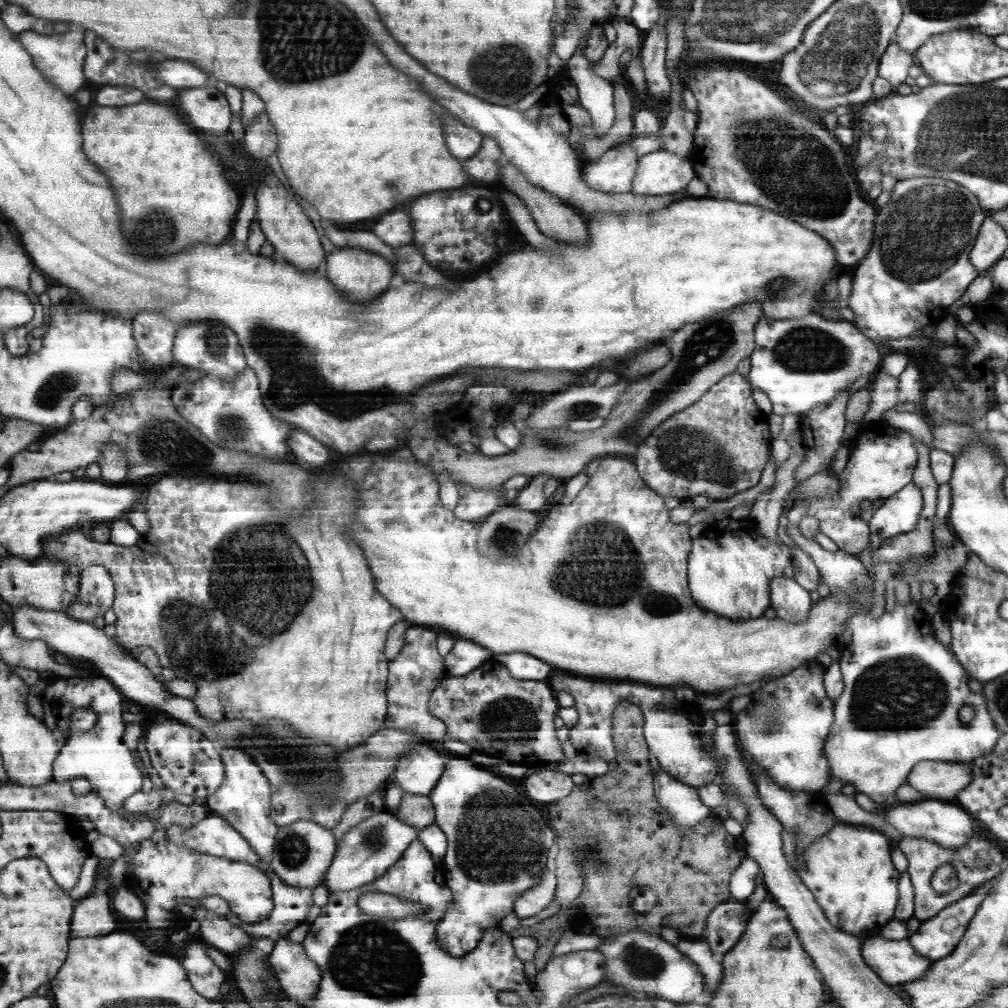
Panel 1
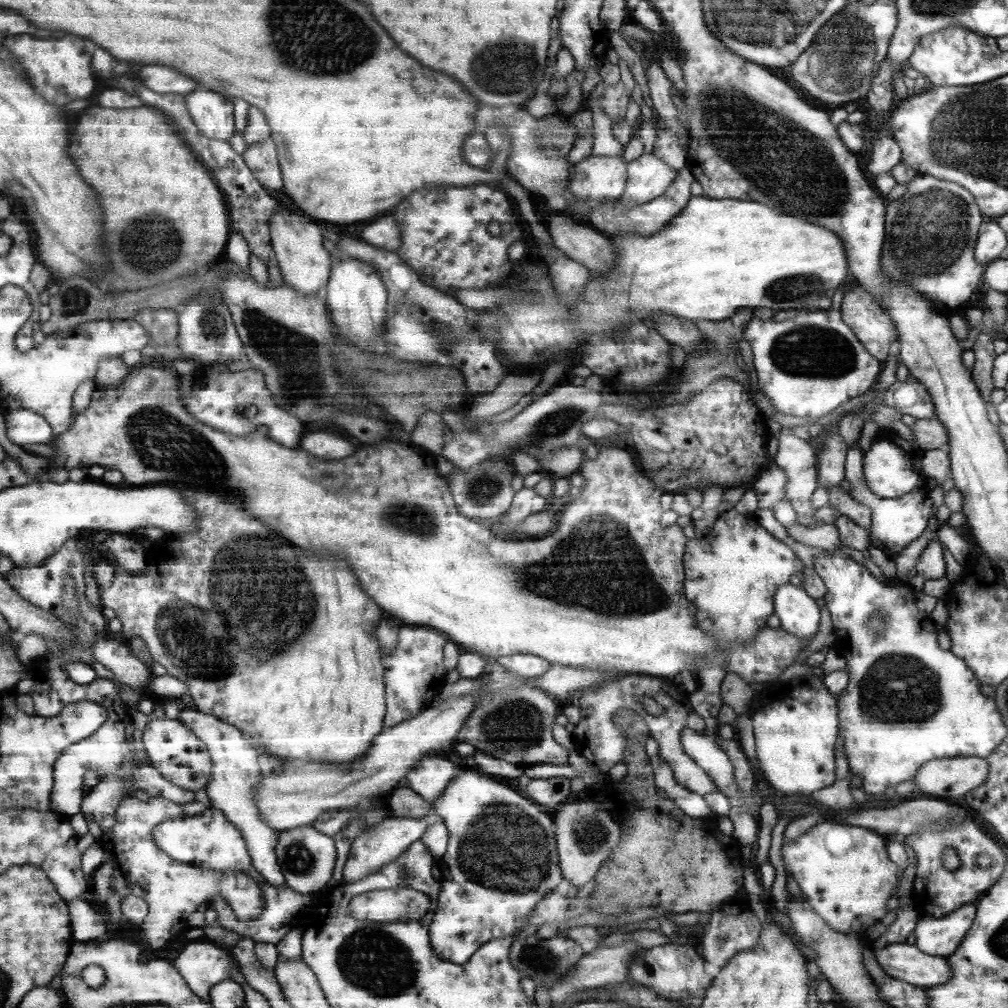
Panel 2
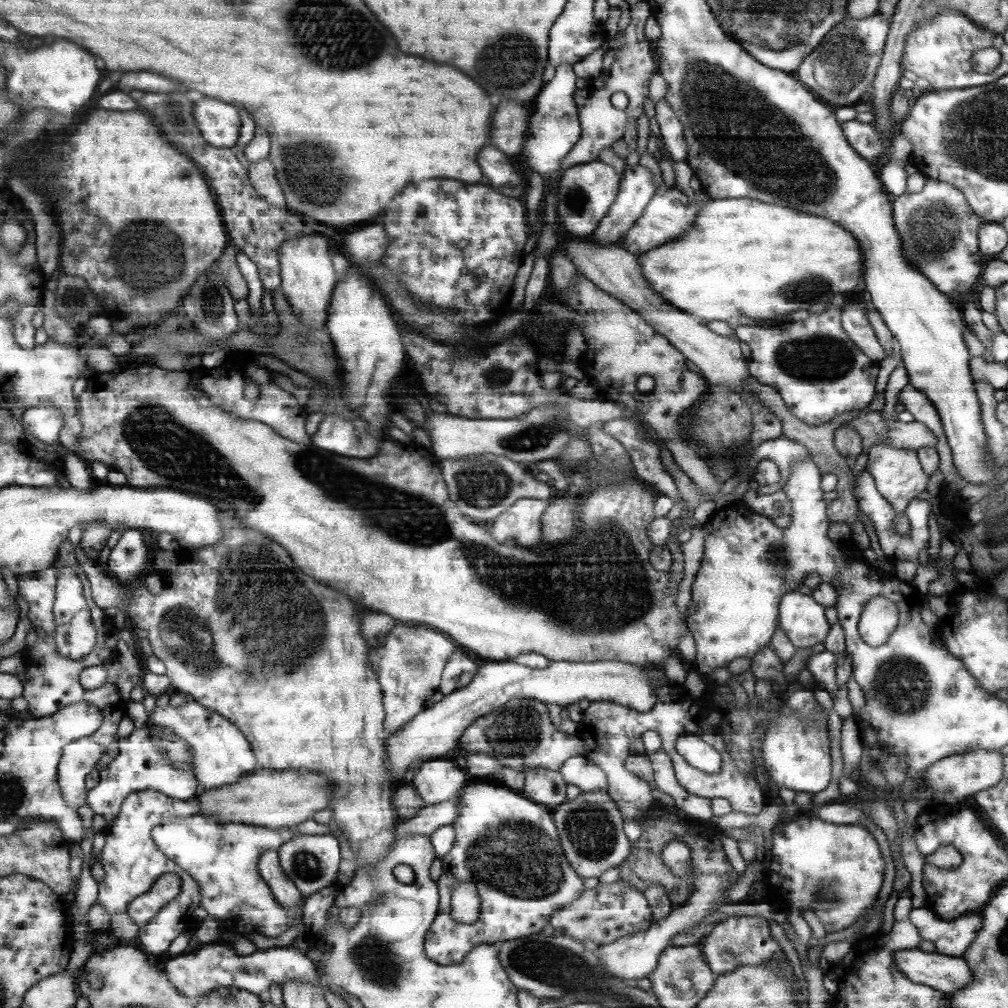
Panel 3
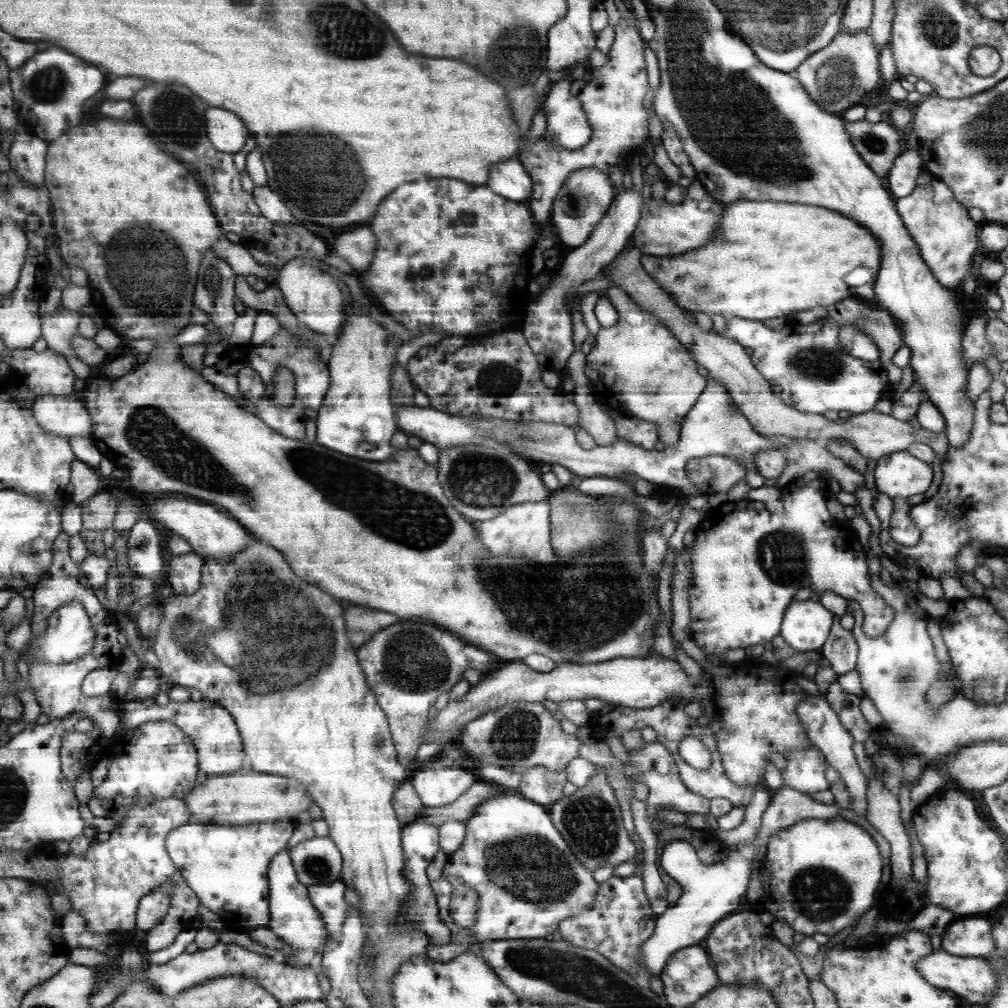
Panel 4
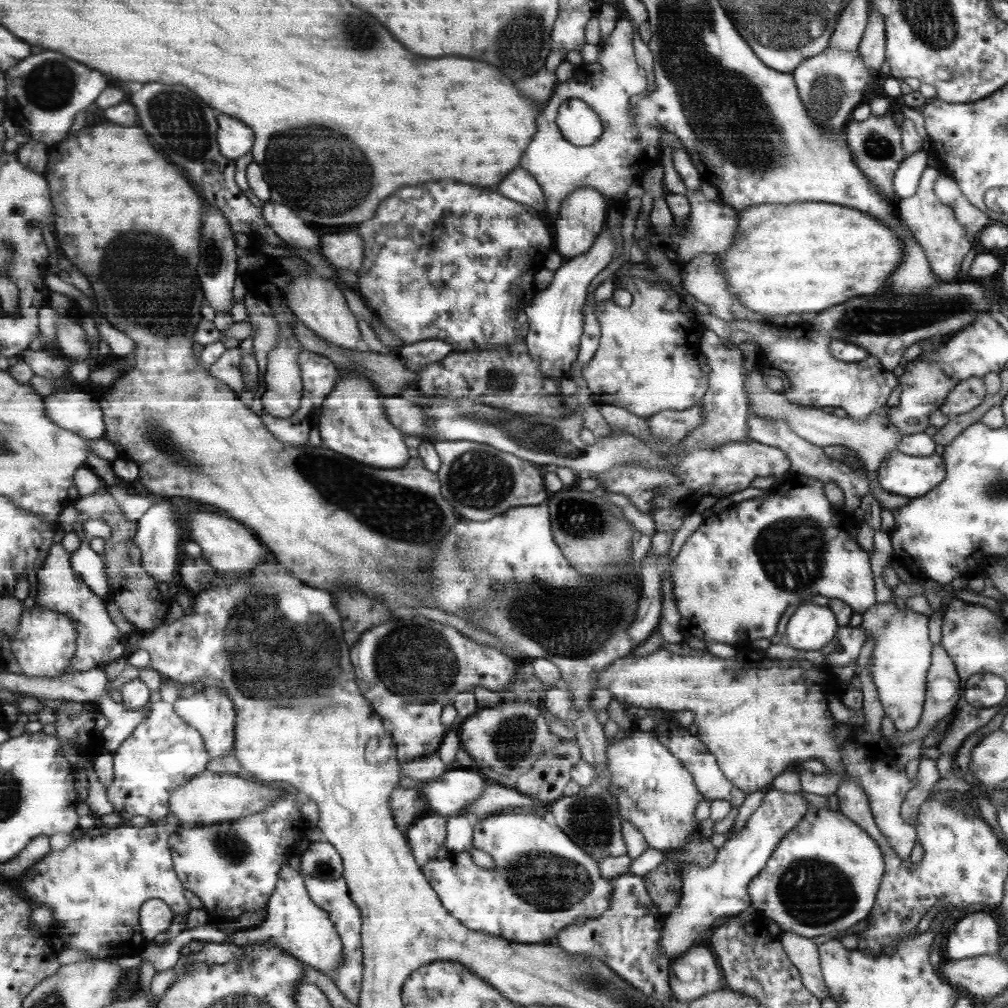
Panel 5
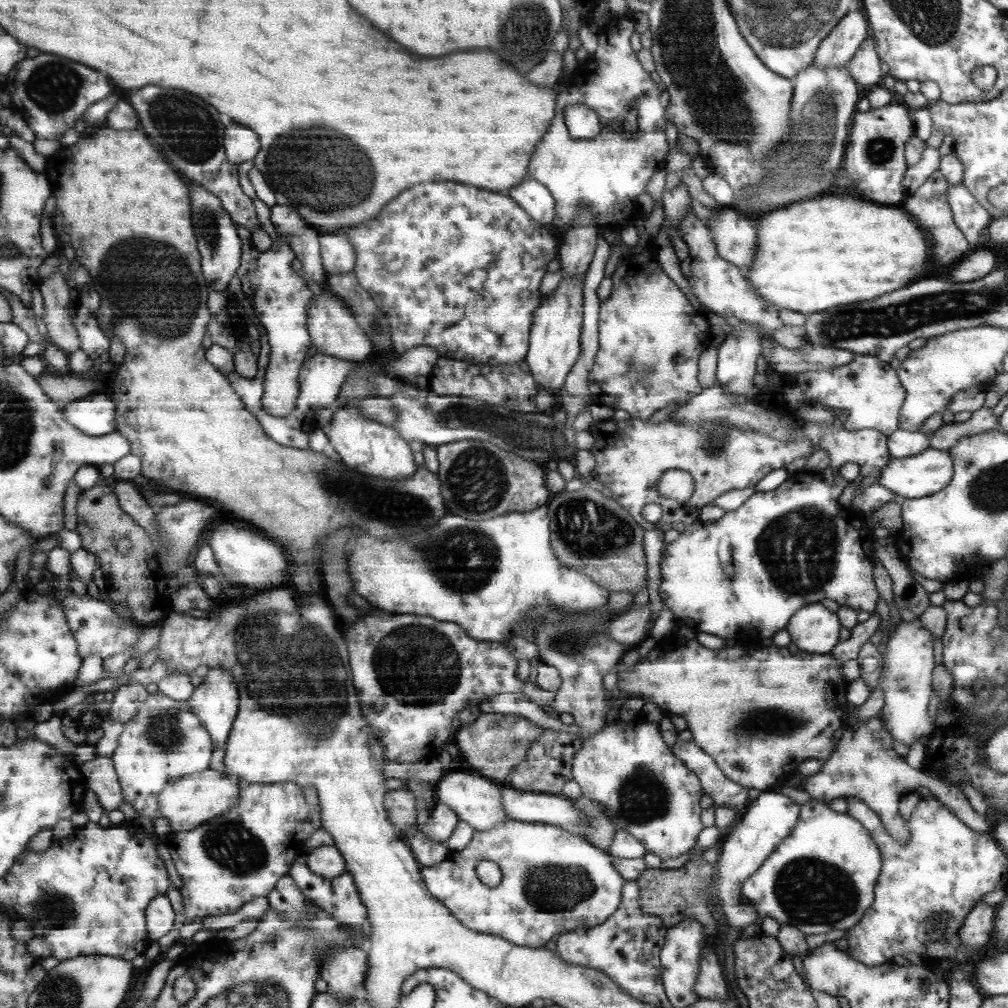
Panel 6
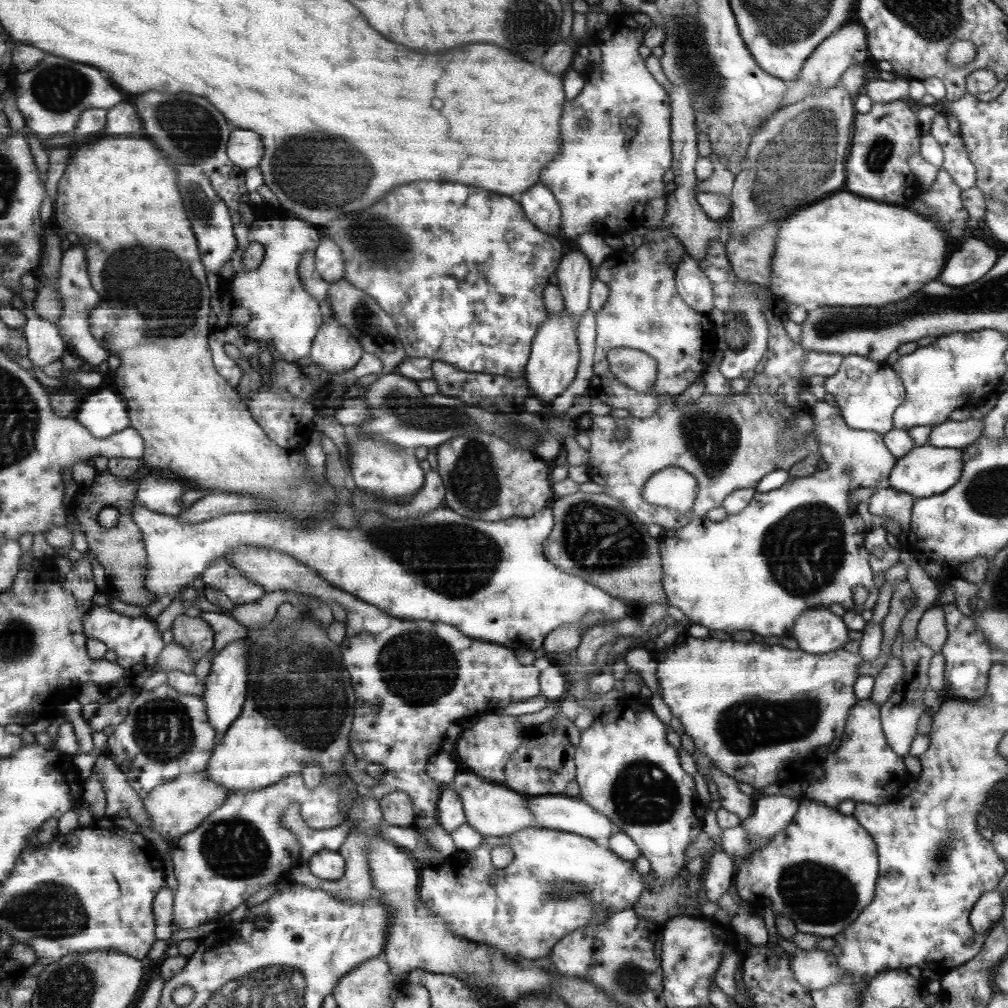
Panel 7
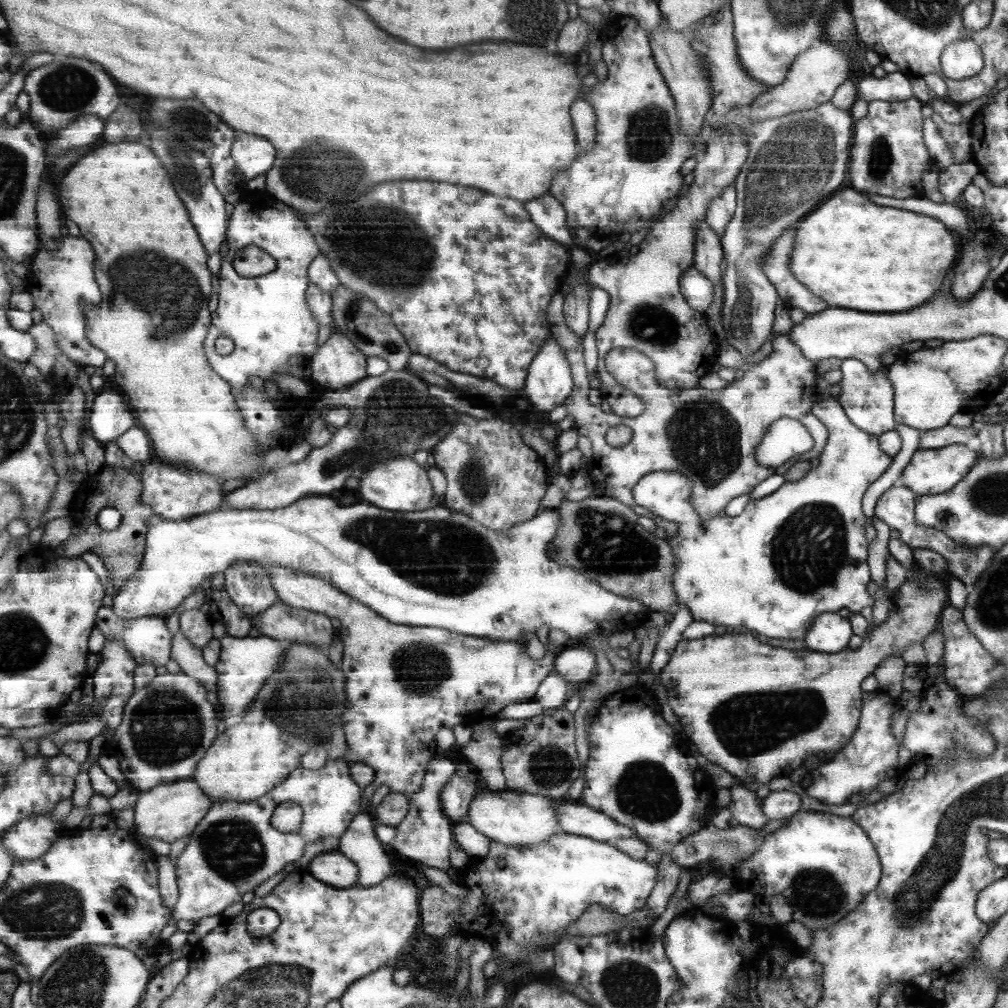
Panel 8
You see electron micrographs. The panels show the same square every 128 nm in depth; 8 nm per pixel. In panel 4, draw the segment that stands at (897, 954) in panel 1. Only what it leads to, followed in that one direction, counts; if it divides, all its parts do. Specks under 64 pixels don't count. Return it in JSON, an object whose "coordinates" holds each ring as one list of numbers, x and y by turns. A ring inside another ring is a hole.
{"coordinates":[[934,951,917,960,917,968,922,977,936,988,954,992,955,996,964,998,968,1002,981,1004,990,1002,992,996,998,990,996,970,990,969,990,965,982,957,957,957,946,951]]}

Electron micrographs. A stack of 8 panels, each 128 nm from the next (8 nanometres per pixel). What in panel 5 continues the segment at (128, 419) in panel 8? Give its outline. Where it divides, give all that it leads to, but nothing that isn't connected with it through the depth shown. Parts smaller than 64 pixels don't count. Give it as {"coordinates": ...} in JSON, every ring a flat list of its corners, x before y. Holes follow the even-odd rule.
{"coordinates":[[81,389,58,391,45,397,50,420,78,433,86,440,100,440,108,432,105,409,90,392]]}

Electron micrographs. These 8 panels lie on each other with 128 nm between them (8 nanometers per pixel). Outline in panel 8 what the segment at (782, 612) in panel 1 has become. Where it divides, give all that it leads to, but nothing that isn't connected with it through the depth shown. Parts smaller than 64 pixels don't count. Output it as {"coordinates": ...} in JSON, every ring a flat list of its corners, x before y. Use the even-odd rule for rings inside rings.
{"coordinates":[[825,612,817,616,801,644,807,650,834,654,848,647,852,636,855,635,848,618,842,618,837,612]]}

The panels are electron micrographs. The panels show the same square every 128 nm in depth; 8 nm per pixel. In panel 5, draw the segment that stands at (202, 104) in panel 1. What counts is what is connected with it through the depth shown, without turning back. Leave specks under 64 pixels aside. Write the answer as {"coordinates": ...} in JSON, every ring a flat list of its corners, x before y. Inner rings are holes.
{"coordinates":[[220,114,217,123,219,130,217,140,220,144,221,153,232,160,236,160,253,148,256,142,256,134,252,134,253,129,245,121]]}

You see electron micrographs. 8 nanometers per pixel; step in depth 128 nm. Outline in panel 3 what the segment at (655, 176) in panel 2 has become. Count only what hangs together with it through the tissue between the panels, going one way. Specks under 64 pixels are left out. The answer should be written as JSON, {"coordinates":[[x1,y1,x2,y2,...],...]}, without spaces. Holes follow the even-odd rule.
{"coordinates":[[640,164,626,166,621,177,620,194,597,230,589,236,590,240,595,245,620,245,622,235,636,223,656,194,654,175,648,167]]}

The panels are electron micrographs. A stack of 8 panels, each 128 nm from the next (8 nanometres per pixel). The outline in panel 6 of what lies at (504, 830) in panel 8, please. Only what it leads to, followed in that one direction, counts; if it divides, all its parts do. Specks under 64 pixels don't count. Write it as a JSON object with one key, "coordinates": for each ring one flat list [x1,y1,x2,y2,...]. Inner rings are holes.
{"coordinates":[[454,770,454,772,444,774,434,787,436,787,436,802,448,804,460,820,470,824,476,831,490,830,497,824,504,823,506,819,510,819,506,816,505,809,501,807,502,790,498,790,496,784,492,784,490,780,482,776,472,776,472,774]]}

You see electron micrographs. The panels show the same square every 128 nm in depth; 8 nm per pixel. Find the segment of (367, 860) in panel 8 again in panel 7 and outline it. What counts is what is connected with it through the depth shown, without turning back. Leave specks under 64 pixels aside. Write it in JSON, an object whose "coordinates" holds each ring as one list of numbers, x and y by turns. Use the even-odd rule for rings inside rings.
{"coordinates":[[352,830,347,836,347,839,338,848,337,852,340,853,345,860,345,871,342,878,338,880,312,880,309,875,308,862,300,858,298,866,294,866,290,870,290,874,286,874,286,878,290,881,304,884,308,888,320,888,324,892,328,892,330,896,336,896,341,900,349,900,350,902,364,902,374,894,373,886,371,883,371,876,369,873,366,853,369,840,365,838,365,834]]}

